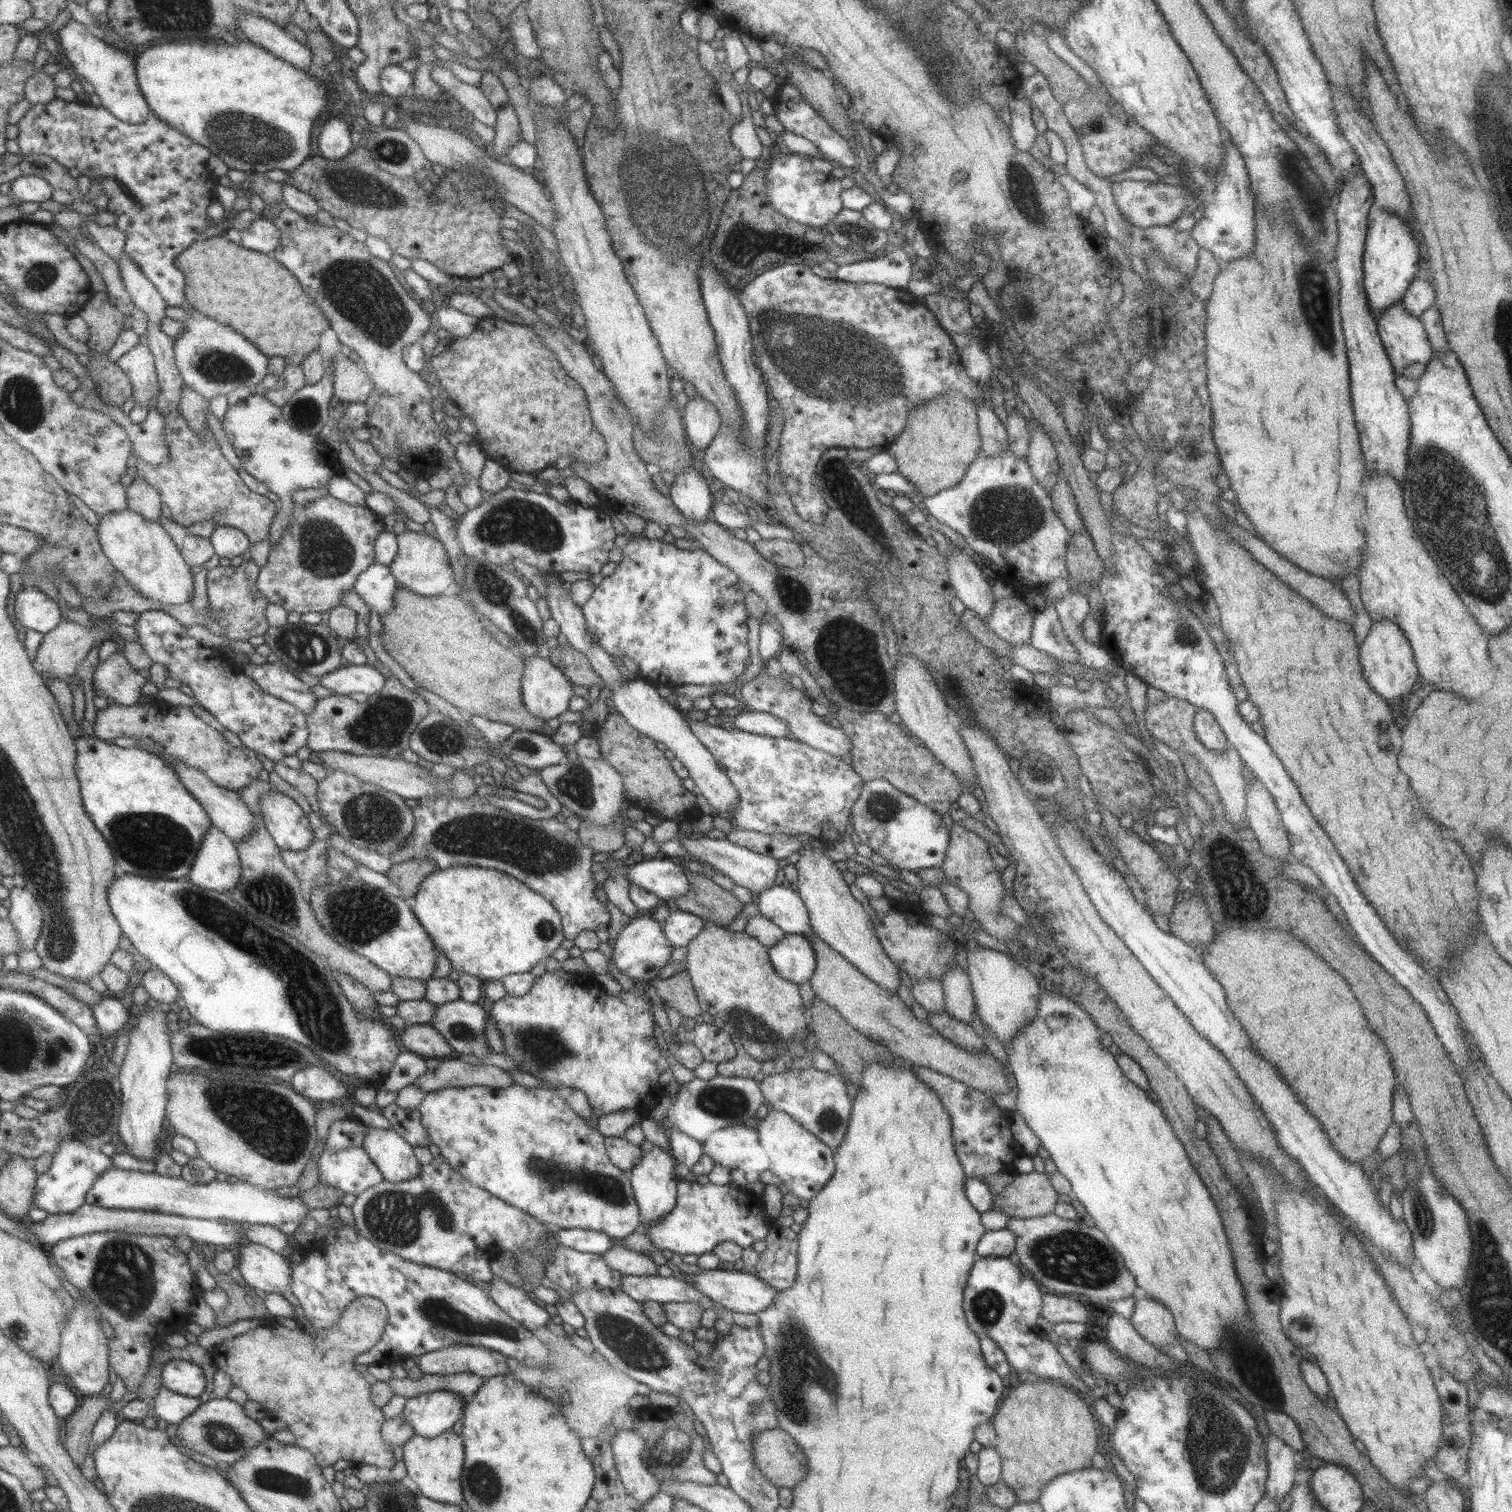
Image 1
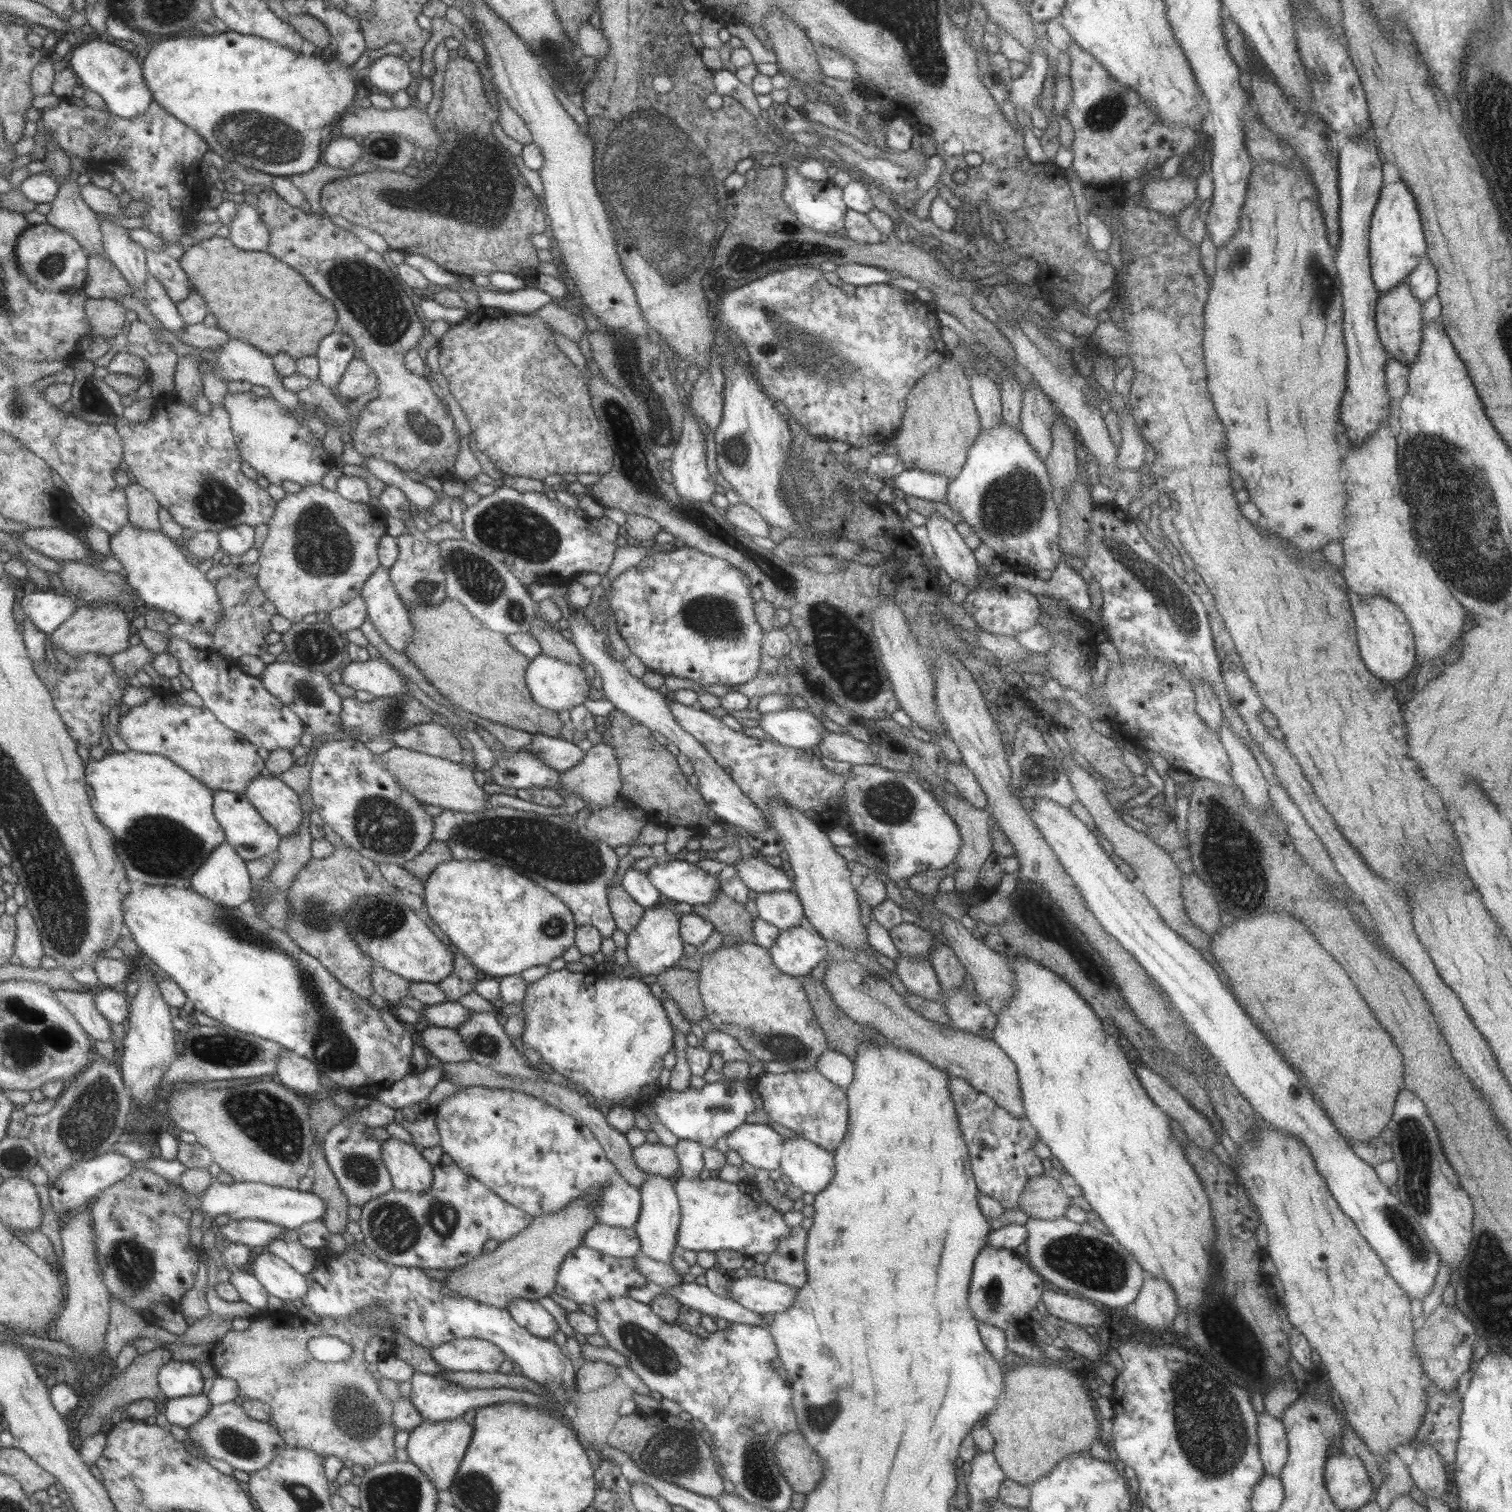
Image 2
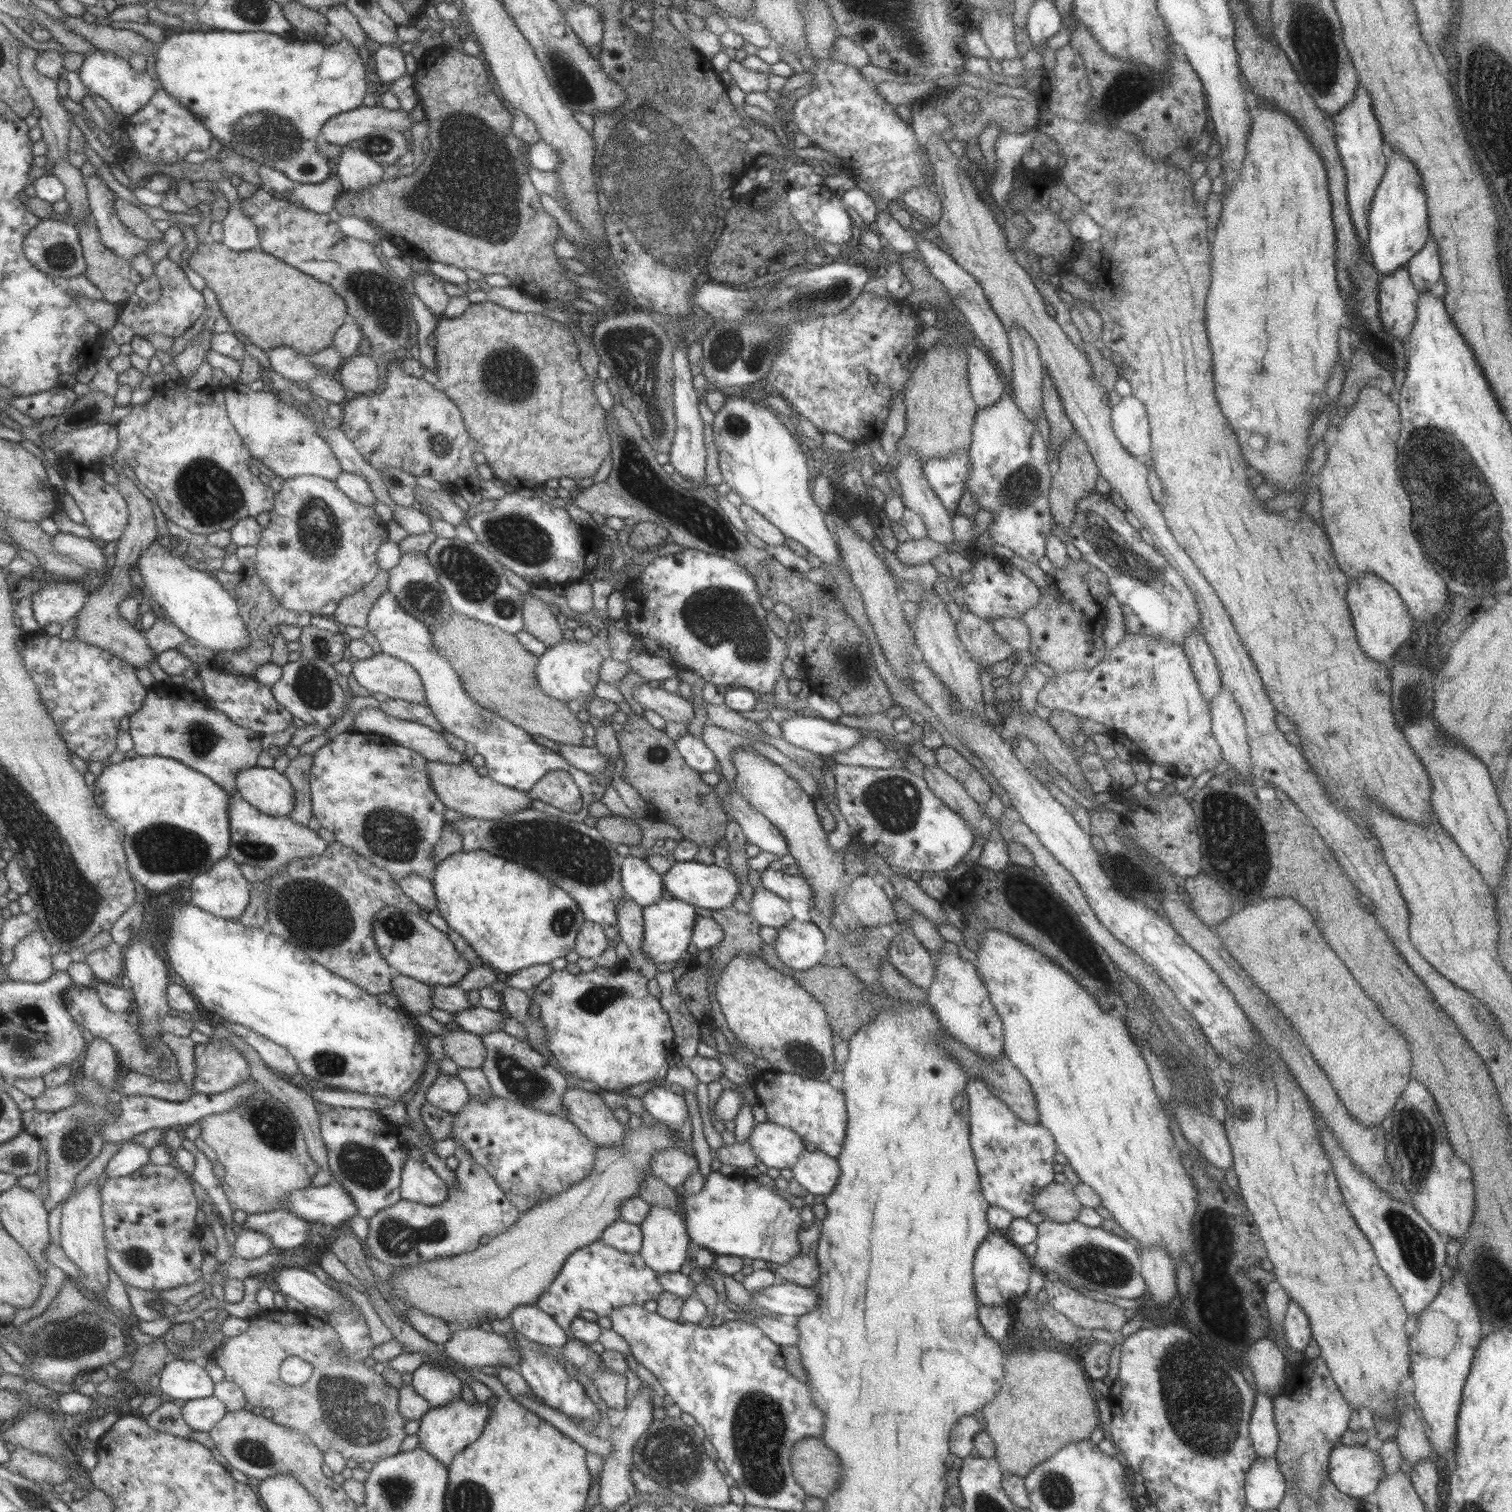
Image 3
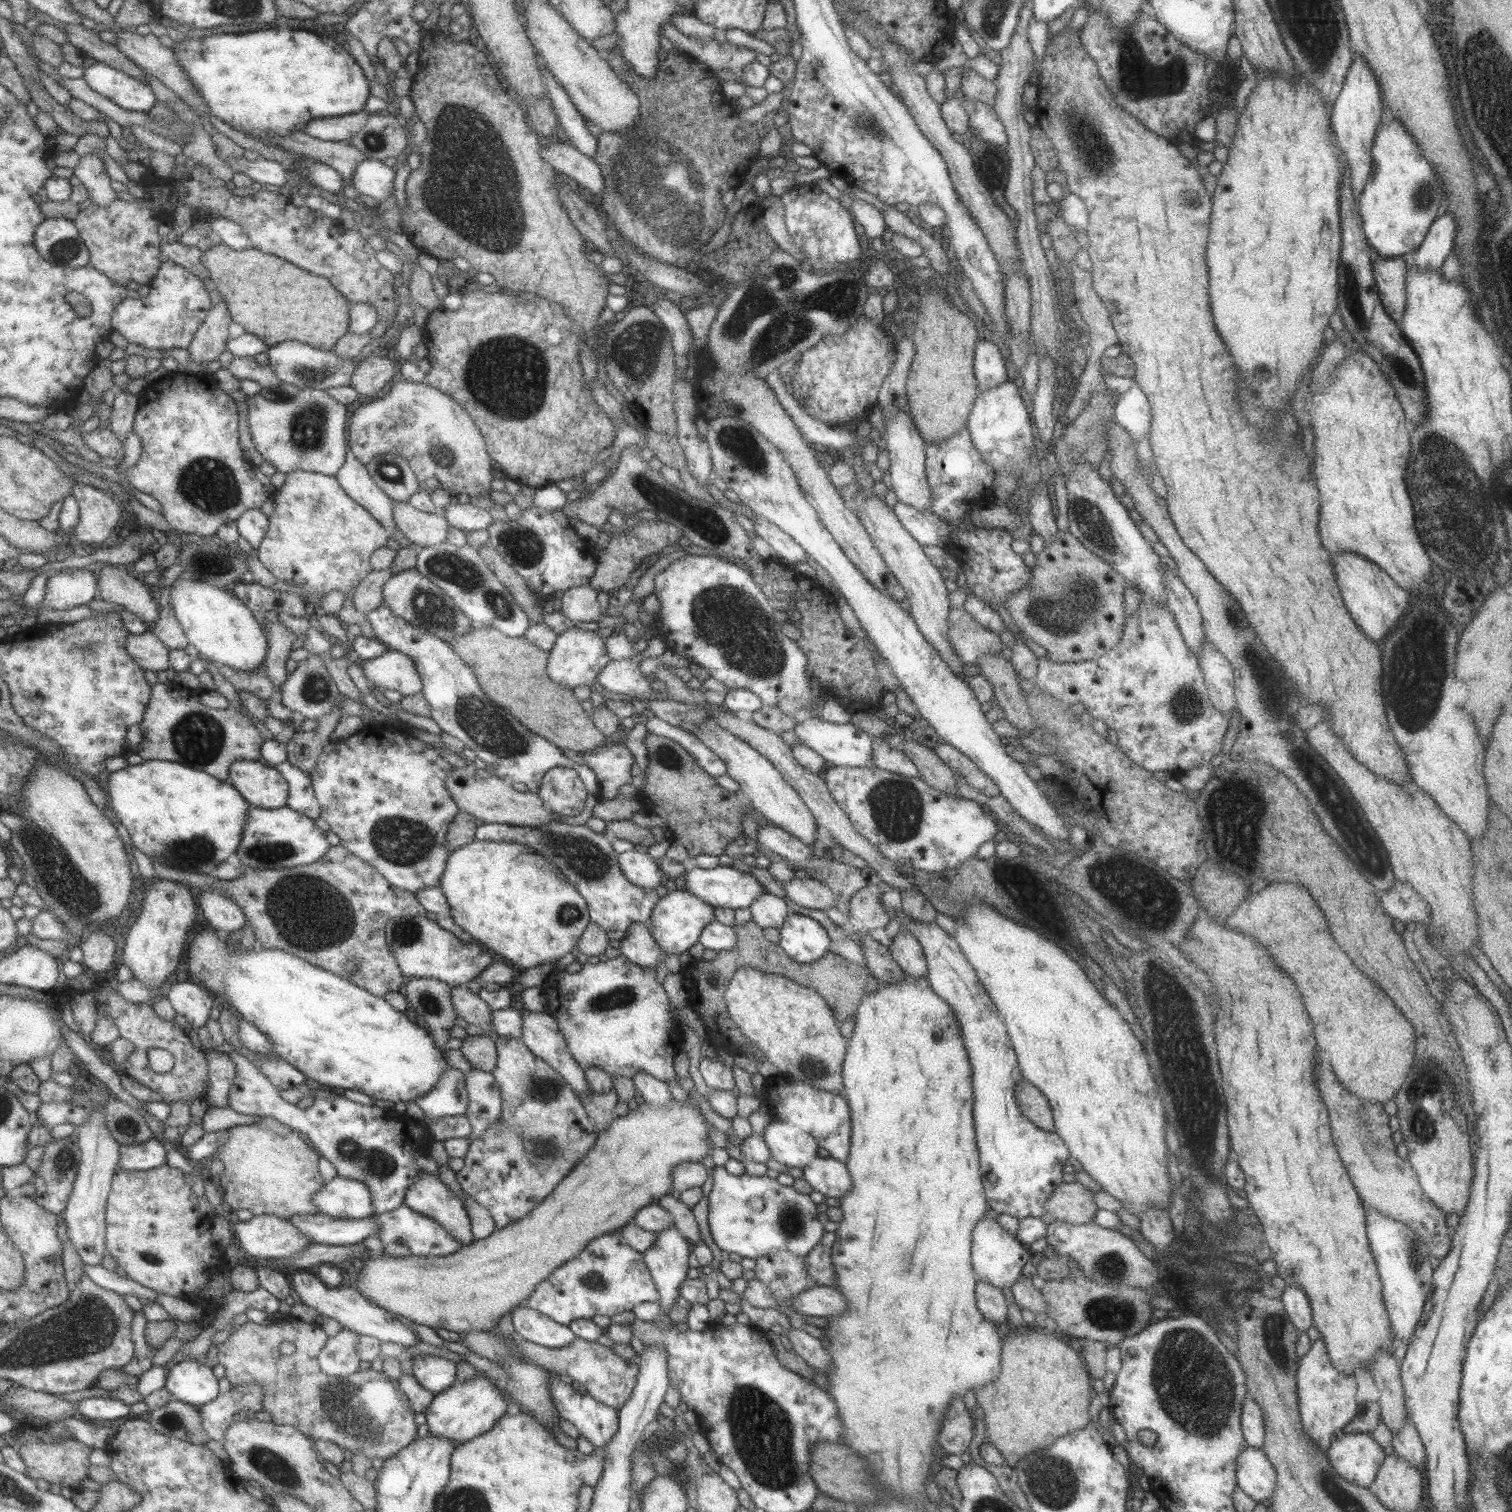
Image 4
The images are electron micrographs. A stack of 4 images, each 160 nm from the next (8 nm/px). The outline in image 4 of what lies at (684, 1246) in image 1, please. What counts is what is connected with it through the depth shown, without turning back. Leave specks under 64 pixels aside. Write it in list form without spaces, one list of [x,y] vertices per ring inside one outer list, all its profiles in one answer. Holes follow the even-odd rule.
[[[723,1167],[711,1169],[713,1183],[708,1193],[707,1224],[712,1241],[725,1254],[733,1252],[742,1258],[759,1258],[786,1250],[795,1256],[805,1256],[819,1242],[825,1232],[817,1219],[815,1204],[809,1195],[796,1192],[791,1186],[779,1184],[776,1179],[764,1176],[741,1176],[727,1174]]]

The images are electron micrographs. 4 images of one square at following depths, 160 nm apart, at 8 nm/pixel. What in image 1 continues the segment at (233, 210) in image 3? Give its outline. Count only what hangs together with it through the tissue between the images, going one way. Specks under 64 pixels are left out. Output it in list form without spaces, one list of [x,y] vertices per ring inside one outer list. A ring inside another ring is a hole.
[[[261,217],[240,232],[240,242],[245,248],[265,254],[279,244],[279,229]]]

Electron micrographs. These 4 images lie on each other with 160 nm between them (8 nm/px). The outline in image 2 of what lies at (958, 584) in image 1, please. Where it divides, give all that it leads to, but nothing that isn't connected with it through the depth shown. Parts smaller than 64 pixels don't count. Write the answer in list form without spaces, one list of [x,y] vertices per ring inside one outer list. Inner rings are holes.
[[[932,512],[926,519],[925,528],[935,554],[938,567],[952,582],[963,585],[968,592],[977,591],[981,578],[973,552],[963,543],[954,524],[940,514]]]

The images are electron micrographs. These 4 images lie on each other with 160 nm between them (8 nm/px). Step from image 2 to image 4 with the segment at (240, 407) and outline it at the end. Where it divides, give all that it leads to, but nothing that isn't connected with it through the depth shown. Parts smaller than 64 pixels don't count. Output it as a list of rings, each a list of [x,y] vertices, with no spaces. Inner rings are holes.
[[[301,389],[295,396],[269,400],[259,395],[244,396],[247,424],[255,450],[285,474],[294,470],[334,476],[348,451],[345,440],[346,405],[333,400],[324,390]]]

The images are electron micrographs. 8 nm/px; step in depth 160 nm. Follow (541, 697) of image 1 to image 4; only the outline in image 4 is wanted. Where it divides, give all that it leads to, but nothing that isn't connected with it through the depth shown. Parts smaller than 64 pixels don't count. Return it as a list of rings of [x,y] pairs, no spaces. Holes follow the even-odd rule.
[[[576,627],[559,634],[547,653],[546,674],[549,676],[551,683],[555,683],[563,689],[573,690],[575,687],[583,685],[590,687],[595,683],[597,674],[610,661],[604,639],[595,632],[586,632]]]

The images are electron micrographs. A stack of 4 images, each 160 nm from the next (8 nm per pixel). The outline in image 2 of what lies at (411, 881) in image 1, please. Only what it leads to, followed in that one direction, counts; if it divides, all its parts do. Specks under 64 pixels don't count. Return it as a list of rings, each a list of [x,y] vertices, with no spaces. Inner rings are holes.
[[[432,840],[417,856],[405,861],[401,866],[413,876],[416,876],[417,880],[424,882],[437,864],[451,859],[452,856],[446,844]]]

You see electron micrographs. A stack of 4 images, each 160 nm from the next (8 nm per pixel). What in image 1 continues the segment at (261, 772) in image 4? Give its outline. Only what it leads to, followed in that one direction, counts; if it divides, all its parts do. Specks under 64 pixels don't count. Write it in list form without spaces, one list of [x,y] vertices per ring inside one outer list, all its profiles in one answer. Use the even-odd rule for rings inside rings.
[[[279,791],[266,792],[259,806],[263,824],[277,848],[297,852],[314,841],[306,814],[287,795]]]

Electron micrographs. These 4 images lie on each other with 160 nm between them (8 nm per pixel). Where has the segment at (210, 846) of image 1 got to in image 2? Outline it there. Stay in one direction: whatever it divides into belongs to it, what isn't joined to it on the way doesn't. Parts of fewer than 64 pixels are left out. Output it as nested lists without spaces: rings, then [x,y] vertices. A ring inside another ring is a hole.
[[[229,843],[217,845],[200,864],[196,872],[189,877],[189,880],[189,886],[196,890],[197,894],[202,894],[219,906],[235,908],[241,902],[251,900],[251,878],[245,869],[245,861],[231,848]]]

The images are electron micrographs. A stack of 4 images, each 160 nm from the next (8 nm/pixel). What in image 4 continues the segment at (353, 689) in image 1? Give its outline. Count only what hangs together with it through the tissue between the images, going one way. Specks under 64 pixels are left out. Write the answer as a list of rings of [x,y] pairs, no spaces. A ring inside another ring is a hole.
[[[386,650],[379,656],[358,663],[368,683],[380,692],[395,691],[405,696],[422,691],[418,672],[406,654]]]

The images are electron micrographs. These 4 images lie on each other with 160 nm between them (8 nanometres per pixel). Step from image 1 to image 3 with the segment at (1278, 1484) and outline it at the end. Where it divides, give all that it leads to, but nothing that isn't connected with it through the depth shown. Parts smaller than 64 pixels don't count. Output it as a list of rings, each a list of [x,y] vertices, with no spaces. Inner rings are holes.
[[[1265,1393],[1255,1395],[1248,1431],[1258,1458],[1274,1458],[1278,1432],[1273,1421],[1272,1399]]]

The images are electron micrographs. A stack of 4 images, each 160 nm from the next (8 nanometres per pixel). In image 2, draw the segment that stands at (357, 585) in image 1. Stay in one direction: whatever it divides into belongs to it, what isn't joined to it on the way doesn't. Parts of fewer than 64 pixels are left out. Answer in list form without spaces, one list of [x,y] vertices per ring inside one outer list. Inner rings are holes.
[[[379,568],[365,580],[359,597],[366,603],[367,620],[393,650],[402,653],[413,633],[403,601],[397,596],[387,569]]]

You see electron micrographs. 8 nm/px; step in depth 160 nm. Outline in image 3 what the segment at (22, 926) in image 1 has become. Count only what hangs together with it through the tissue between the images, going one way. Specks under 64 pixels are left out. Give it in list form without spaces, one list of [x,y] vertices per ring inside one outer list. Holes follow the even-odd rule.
[[[37,929],[16,945],[13,960],[4,967],[11,981],[45,982],[56,973],[51,962],[54,952],[52,944]]]

